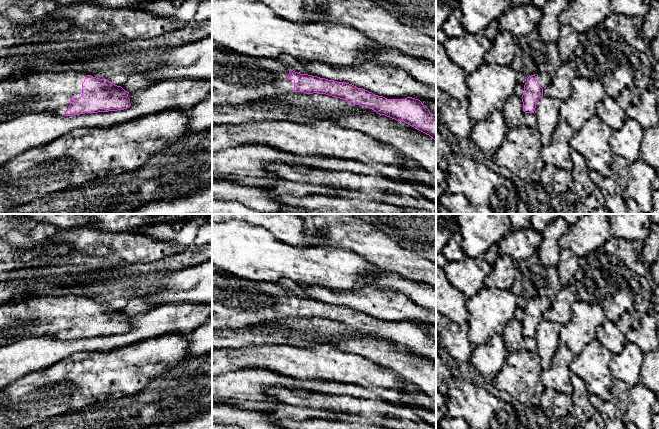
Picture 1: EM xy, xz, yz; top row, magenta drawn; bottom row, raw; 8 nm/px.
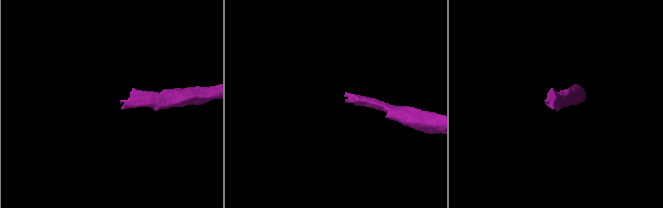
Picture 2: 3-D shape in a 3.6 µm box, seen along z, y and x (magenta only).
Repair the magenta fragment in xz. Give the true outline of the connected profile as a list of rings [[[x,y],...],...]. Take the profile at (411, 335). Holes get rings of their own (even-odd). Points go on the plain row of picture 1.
[[[212,265],[212,329],[244,329],[276,318],[326,318],[402,345],[436,364],[436,343],[429,333],[415,322],[387,323],[346,306],[337,306],[289,293],[281,285],[254,282],[232,275]]]

